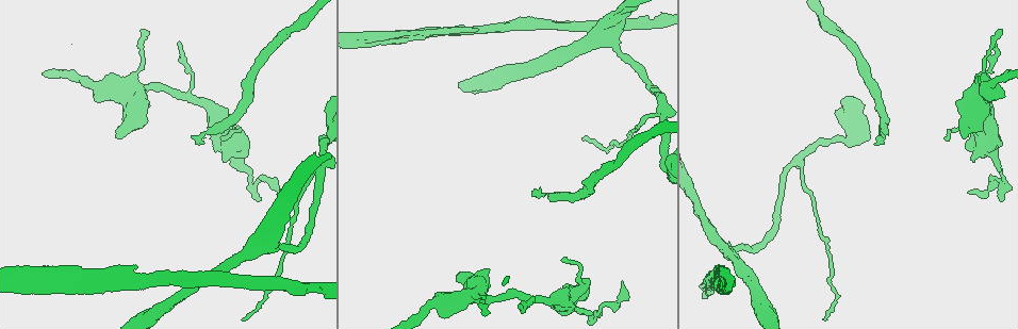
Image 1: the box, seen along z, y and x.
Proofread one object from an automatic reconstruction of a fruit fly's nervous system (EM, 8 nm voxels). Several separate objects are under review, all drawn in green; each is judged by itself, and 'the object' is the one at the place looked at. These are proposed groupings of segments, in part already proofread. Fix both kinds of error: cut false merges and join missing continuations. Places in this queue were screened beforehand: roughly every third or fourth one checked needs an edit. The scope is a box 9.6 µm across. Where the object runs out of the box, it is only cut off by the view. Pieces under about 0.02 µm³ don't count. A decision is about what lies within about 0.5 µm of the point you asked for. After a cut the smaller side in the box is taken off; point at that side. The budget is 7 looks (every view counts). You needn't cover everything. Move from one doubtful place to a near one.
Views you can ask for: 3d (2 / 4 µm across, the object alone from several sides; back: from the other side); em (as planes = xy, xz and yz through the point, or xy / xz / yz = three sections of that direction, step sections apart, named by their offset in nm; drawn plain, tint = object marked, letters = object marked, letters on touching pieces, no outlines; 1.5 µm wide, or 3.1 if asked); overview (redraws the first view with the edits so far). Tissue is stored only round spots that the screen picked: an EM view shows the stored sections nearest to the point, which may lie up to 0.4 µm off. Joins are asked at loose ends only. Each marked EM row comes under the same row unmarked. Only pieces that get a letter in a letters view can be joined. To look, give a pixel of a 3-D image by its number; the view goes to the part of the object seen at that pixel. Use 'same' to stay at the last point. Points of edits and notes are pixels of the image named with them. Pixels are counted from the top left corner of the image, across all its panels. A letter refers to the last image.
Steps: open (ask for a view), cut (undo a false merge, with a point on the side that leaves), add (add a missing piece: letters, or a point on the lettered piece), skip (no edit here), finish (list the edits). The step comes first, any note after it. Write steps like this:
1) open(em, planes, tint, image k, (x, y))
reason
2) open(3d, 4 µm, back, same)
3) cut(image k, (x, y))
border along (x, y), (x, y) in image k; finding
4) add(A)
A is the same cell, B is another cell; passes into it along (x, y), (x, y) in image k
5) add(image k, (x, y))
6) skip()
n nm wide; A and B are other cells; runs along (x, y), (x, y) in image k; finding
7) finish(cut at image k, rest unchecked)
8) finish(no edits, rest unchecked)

open(em, planes, letters, image 1, (91, 269))
an open end

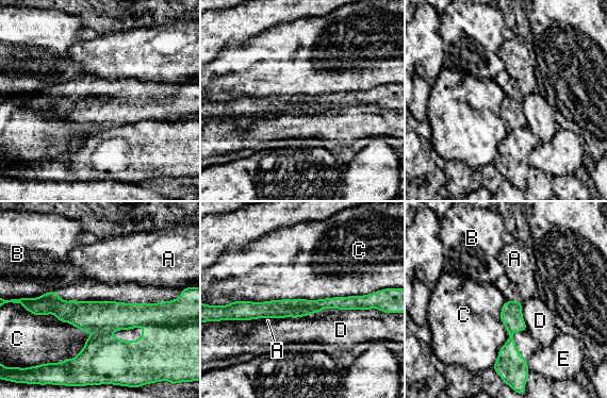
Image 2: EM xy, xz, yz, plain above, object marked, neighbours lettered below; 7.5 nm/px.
cut(image 2, (122, 316))
A, B, C, D and E are other cells; the part that leaves runs along (366, 298), (239, 309) in image 2; two neurons meet here

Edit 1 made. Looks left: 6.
open(3d, 4 µm, image 1, (198, 144))

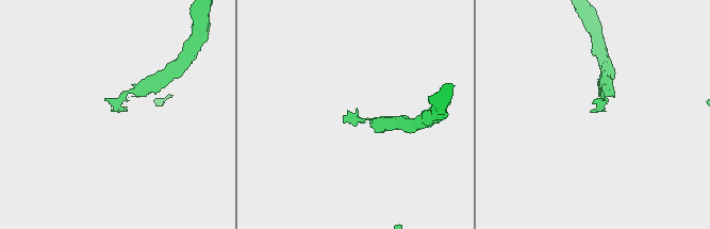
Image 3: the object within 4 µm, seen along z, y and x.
open(em, planes, letters, image 3, (357, 108))

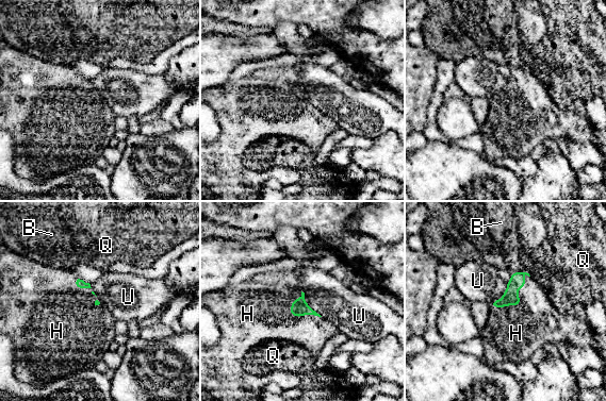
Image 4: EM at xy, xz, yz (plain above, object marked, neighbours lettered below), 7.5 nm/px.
add(H)
H touches over 380 nm; H is the same cell, B, Q and U are other cells; the neuron continues

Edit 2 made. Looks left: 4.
open(overview)
see it whole again

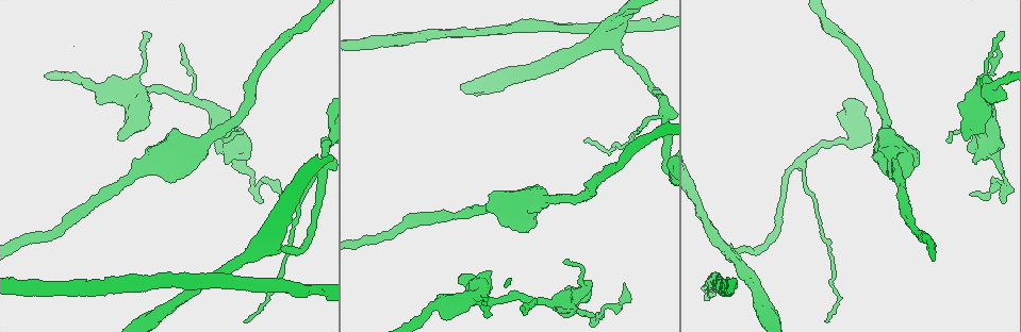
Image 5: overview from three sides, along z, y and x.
open(3d, 4 µm, image 5, (610, 42))
arms part here

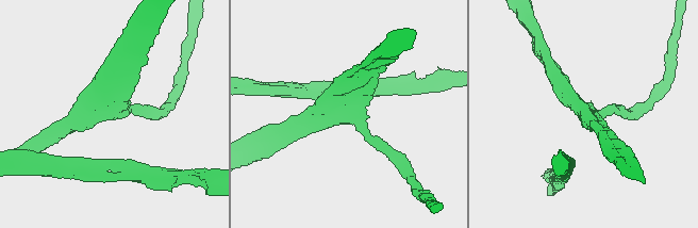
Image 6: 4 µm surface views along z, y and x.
open(em, planes, letters, image 6, (350, 115))

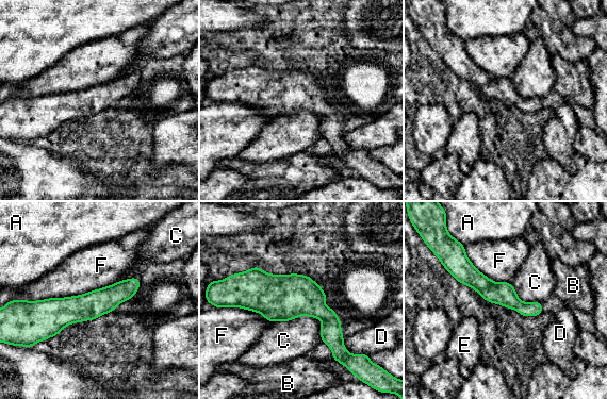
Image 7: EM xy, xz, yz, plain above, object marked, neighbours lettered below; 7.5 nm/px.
skip()
180 nm wide; A, B, C, D, E and F are other cells; border along (273, 321), (316, 317), (323, 342) in image 7; one neuron here

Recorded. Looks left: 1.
finish(cut at image 2, add at image 4, rest unchecked)

